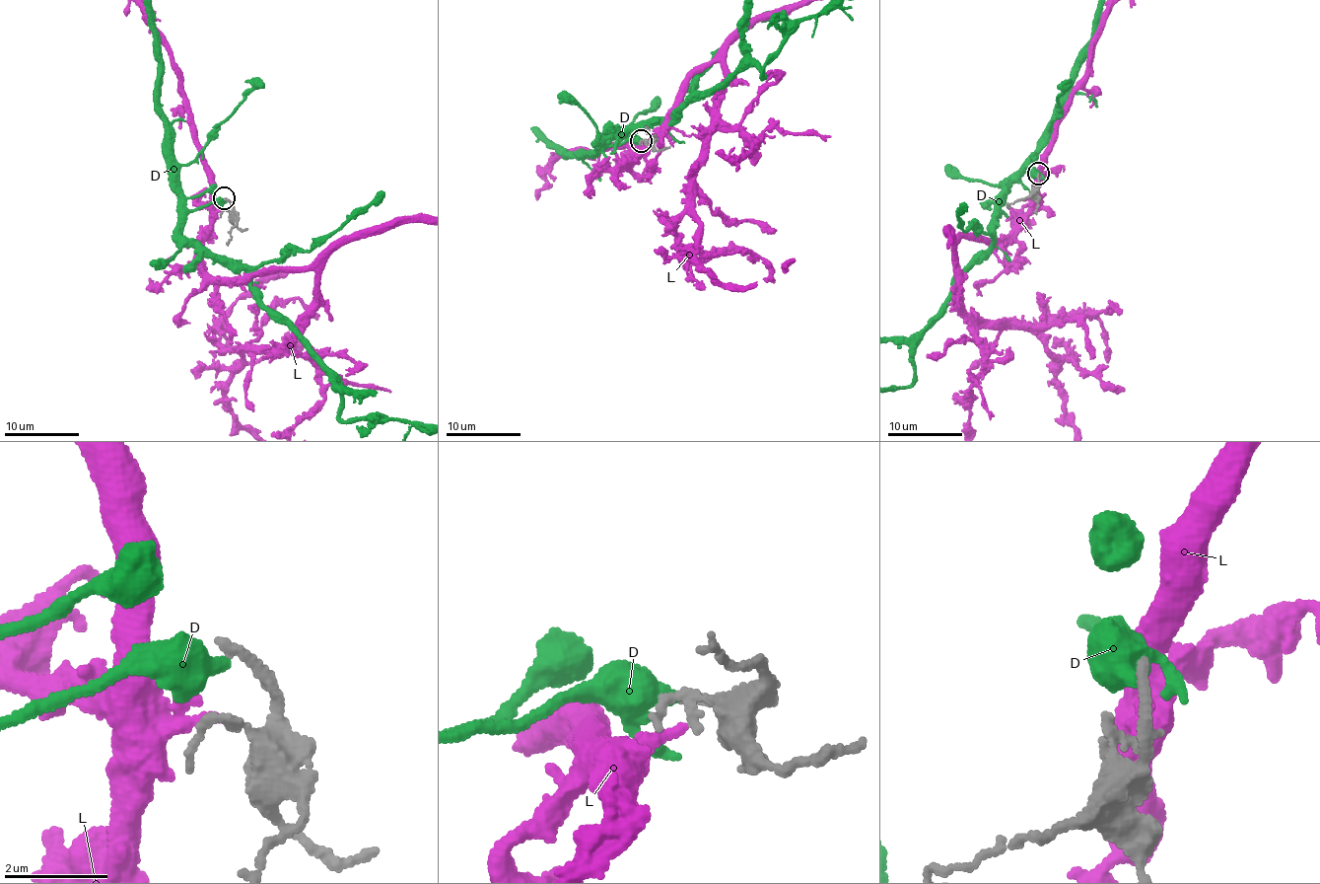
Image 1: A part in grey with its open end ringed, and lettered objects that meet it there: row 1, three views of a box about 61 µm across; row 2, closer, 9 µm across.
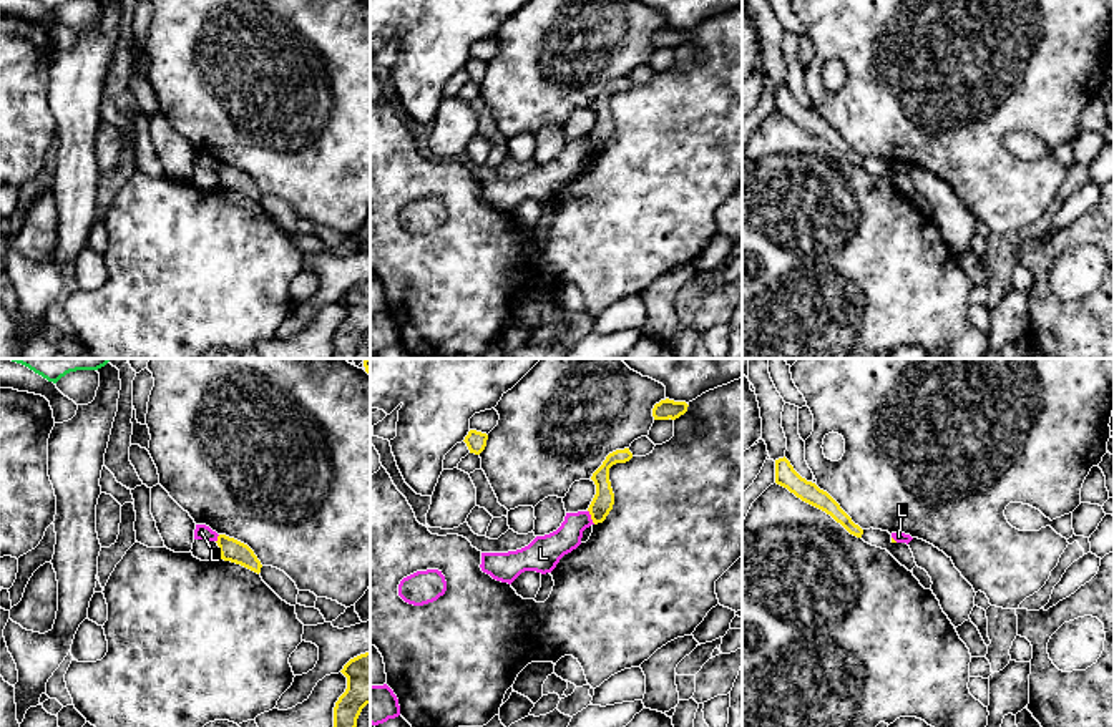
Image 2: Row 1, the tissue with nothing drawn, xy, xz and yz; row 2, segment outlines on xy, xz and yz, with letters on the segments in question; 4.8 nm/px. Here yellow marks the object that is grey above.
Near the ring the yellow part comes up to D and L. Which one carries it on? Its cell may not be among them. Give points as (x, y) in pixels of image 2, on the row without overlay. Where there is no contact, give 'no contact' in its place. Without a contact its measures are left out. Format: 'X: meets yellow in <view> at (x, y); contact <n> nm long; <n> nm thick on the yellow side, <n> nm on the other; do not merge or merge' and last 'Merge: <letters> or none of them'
D: no contact; do not merge
L: meets yellow in xz at (591, 145); contact 80 nm long; 100 nm thick on the yellow side, 140 nm on the other; do not merge
Merge: none of them

